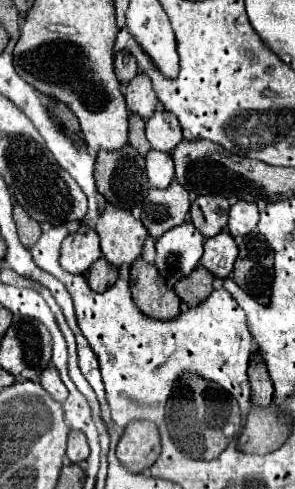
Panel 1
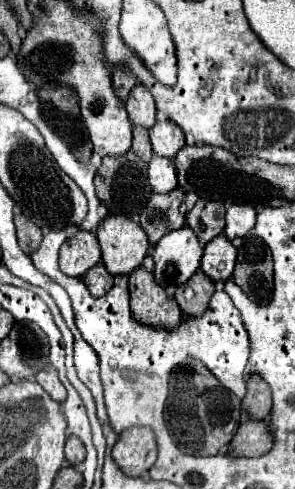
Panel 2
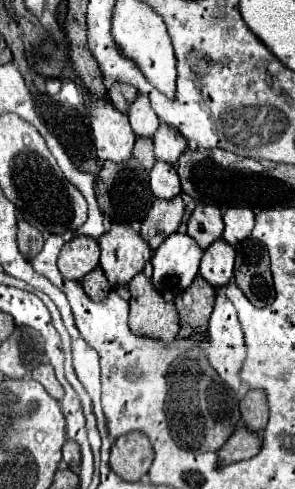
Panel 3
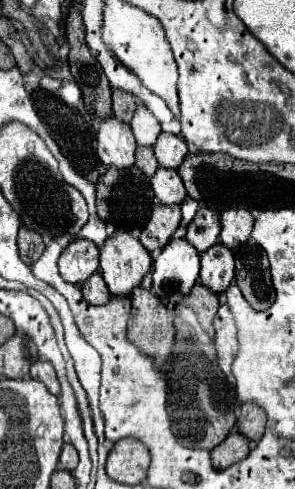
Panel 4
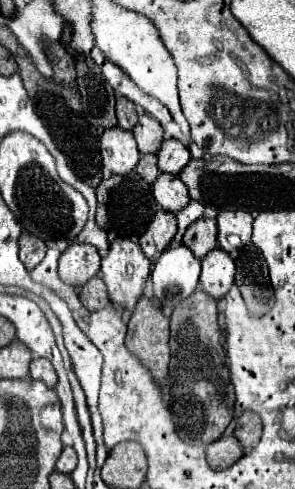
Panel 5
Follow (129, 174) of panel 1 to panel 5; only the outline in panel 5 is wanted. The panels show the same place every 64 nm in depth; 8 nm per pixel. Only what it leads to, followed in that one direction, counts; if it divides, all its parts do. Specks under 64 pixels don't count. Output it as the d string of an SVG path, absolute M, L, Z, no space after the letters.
M130 172L126 176L114 174L108 180L100 182L100 186L96 188L96 198L98 198L96 224L106 232L114 230L120 236L128 236L128 238L138 236L146 228L156 206L152 204L152 186L144 182L136 172Z

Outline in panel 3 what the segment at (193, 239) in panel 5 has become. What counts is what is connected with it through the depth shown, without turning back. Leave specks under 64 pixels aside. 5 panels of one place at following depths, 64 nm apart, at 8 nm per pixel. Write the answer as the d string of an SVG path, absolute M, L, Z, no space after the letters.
M198 204L188 220L188 236L192 236L202 250L206 250L212 242L216 242L222 236L222 230L224 222L216 206Z

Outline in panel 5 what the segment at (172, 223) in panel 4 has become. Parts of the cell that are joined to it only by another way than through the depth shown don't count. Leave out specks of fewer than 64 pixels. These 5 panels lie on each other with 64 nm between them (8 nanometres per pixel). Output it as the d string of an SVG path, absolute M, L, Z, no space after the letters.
M158 212L148 226L148 230L140 236L140 248L148 260L156 260L172 242L176 234L176 218L170 212Z

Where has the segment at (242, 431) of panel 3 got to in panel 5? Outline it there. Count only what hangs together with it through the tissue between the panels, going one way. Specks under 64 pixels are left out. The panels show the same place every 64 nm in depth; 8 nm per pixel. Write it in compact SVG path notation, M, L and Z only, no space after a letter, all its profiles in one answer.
M224 436L206 448L206 460L214 470L230 468L242 456L242 448L234 436Z

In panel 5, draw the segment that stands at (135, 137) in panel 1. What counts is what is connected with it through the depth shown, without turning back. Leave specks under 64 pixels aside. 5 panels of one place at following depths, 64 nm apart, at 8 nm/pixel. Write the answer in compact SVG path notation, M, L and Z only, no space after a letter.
M152 154L152 156L142 156L140 162L138 162L138 166L136 166L136 172L138 172L148 184L154 184L156 176L160 176L160 170L158 170L158 166L156 166L156 156L154 156L154 154Z

